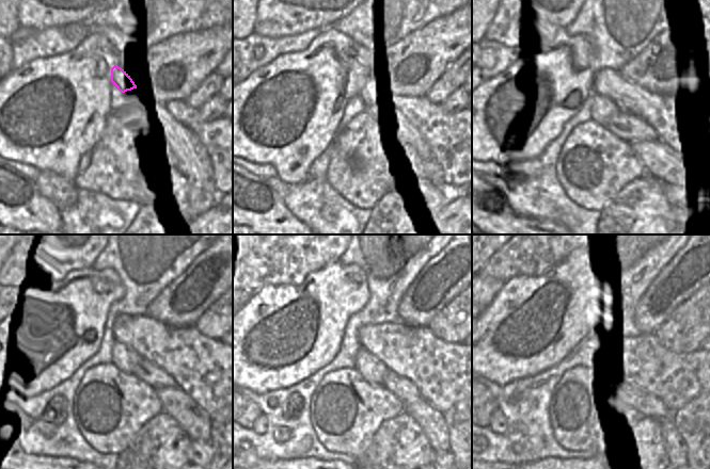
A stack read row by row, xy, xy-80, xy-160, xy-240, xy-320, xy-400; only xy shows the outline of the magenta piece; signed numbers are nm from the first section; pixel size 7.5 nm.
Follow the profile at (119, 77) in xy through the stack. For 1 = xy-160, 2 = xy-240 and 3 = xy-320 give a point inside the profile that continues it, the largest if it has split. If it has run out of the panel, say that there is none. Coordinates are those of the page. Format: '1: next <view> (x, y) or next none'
1: next xy-160 (602, 109)
2: next xy-240 (124, 358)
3: next xy-320 (369, 367)

